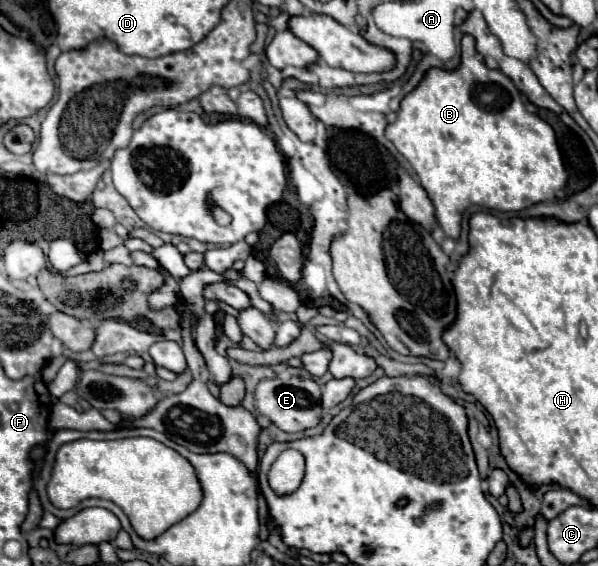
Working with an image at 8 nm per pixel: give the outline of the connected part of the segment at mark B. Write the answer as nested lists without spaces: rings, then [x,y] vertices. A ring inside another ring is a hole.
[[[464,35],[458,69],[428,69],[418,87],[402,99],[396,119],[386,127],[386,137],[410,161],[420,177],[420,185],[436,209],[436,221],[448,237],[458,239],[462,211],[470,205],[498,211],[520,211],[532,203],[554,199],[554,193],[566,185],[568,173],[562,165],[554,129],[540,117],[530,115],[520,99],[520,91],[512,79],[500,69],[486,67],[476,57],[472,35]]]

